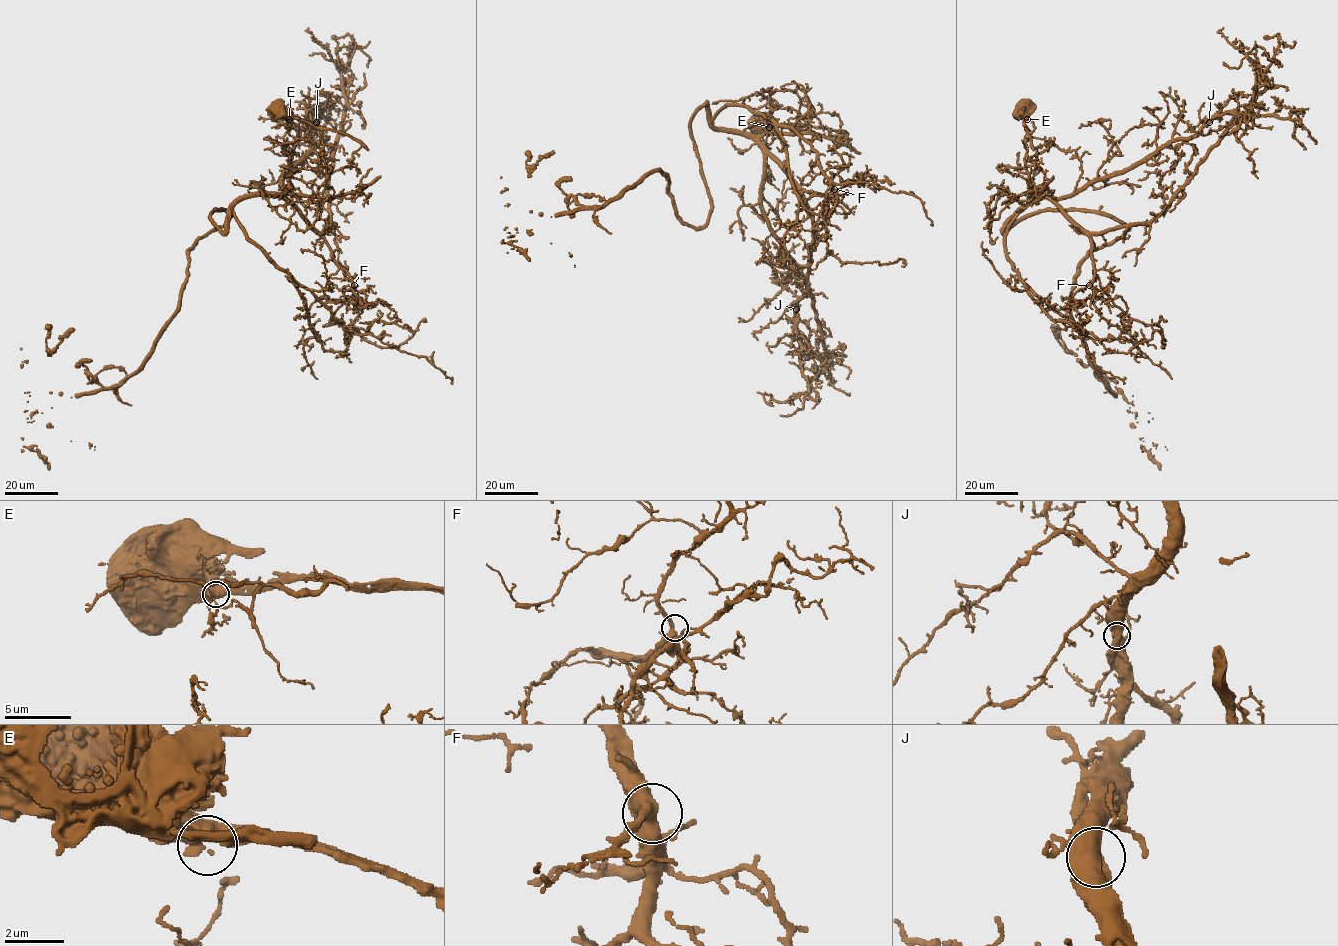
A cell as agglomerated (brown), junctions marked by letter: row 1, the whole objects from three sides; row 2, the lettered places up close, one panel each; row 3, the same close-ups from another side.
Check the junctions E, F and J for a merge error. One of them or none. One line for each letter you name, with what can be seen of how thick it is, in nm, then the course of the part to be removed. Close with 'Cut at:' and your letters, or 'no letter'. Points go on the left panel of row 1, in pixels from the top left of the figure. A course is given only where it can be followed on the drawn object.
Cut at: no letter

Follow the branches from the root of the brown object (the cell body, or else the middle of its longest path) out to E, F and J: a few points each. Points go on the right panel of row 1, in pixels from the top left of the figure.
E: (1019, 107), (1017, 111), (1027, 119)
F: (1019, 107), (1017, 111), (1035, 128), (1025, 142), (1032, 191), (1052, 201), (1089, 237), (1094, 275), (1089, 285)
J: (1019, 107), (1035, 128), (1025, 142), (1028, 179), (1033, 194), (1045, 198), (1070, 197), (1122, 173), (1209, 122)

